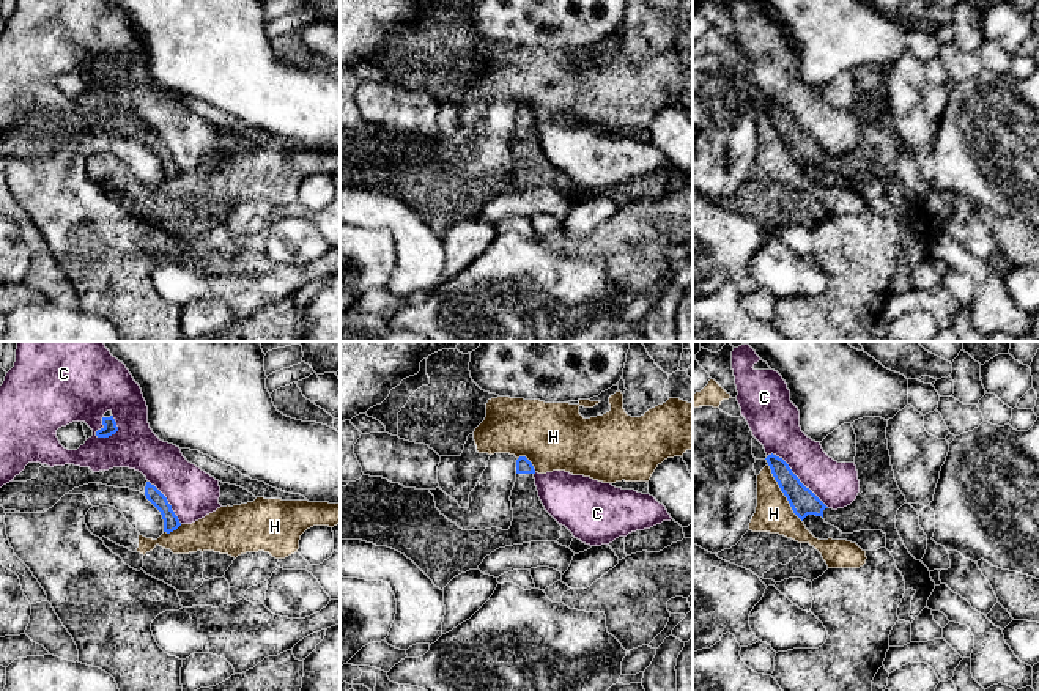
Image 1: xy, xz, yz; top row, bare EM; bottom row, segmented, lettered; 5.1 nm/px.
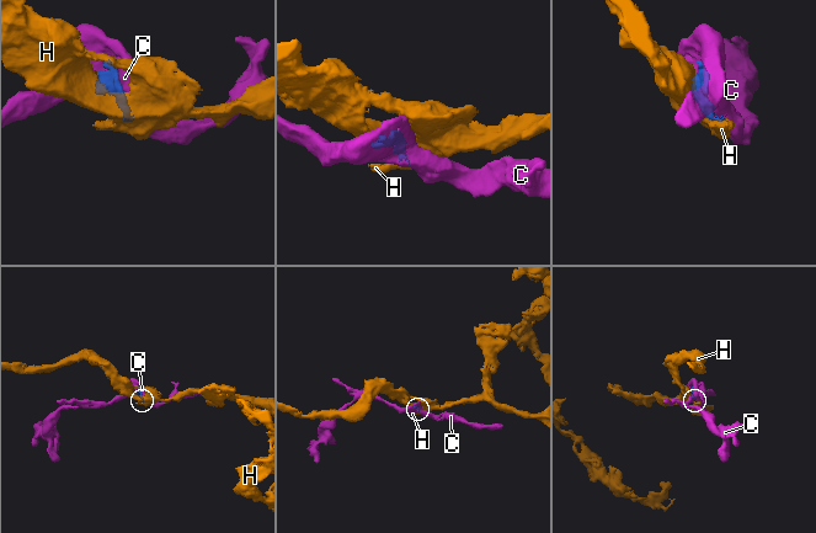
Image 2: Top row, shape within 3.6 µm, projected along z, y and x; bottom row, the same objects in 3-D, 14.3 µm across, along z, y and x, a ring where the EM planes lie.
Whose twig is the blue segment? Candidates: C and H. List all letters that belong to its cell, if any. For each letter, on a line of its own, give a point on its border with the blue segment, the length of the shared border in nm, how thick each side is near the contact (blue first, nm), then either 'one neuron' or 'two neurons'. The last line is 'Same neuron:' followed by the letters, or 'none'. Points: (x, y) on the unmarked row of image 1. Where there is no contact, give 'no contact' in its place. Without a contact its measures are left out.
C: contact yz (797, 125); length 420 nm; calibres 140 and 220 nm; two neurons
H: contact yz (783, 139); length 340 nm; calibres 140 and 190 nm; two neurons
Same neuron: none

